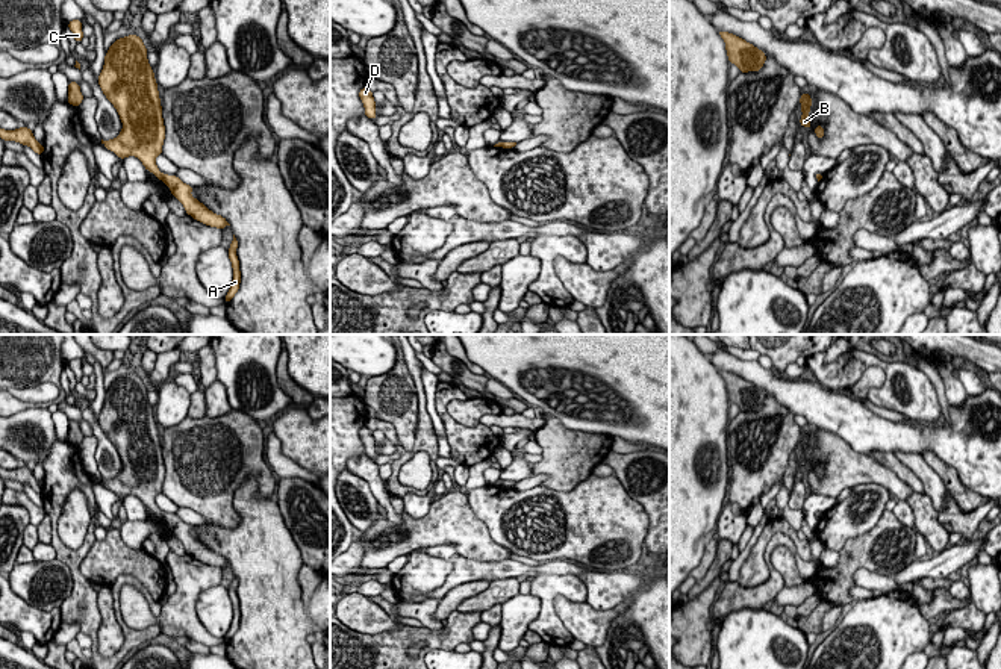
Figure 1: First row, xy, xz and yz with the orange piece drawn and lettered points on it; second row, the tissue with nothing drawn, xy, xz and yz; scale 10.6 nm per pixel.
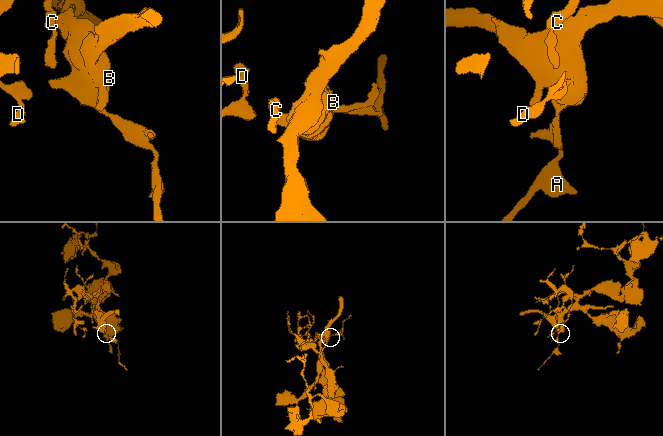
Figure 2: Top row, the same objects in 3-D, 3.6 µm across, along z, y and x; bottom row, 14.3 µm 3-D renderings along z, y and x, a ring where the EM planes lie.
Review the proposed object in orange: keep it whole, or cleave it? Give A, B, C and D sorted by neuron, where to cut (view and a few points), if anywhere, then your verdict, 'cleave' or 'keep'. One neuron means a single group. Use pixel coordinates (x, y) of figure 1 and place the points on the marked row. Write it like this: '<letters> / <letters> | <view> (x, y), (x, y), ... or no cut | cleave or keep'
A B C D | no cut | keep

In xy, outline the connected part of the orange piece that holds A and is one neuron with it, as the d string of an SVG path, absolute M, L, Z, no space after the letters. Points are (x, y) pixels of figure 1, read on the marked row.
M233 235L233 241L230 242L230 248L229 248L229 259L233 268L233 280L232 280L227 295L224 297L226 303L229 303L235 297L235 294L239 291L239 283L241 283L241 271L239 271L239 260L236 256L236 248L238 248L238 239Z

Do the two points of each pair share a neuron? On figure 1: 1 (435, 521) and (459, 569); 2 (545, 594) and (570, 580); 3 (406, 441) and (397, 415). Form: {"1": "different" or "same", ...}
{"1": "different", "2": "same", "3": "same"}

